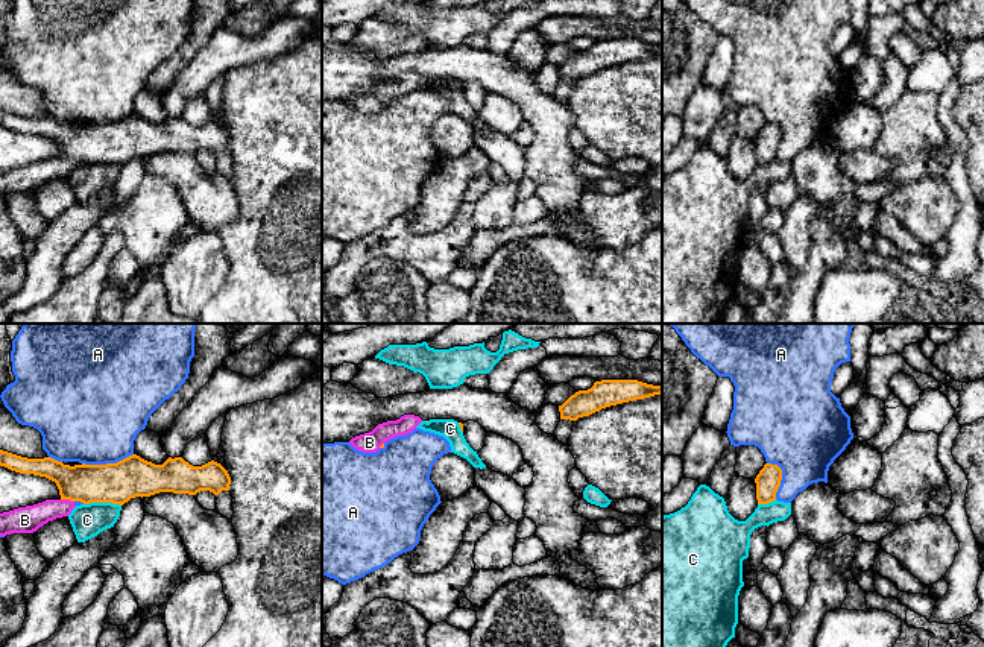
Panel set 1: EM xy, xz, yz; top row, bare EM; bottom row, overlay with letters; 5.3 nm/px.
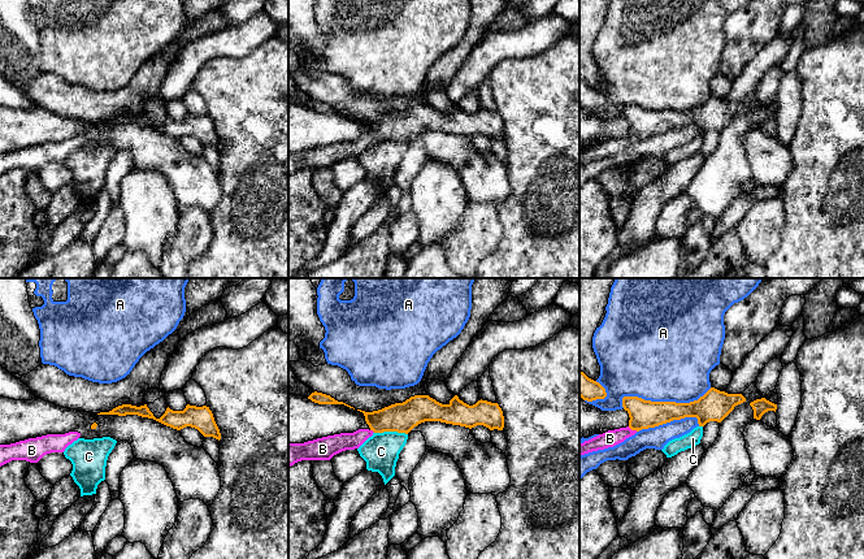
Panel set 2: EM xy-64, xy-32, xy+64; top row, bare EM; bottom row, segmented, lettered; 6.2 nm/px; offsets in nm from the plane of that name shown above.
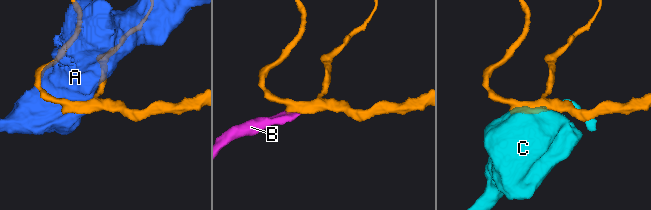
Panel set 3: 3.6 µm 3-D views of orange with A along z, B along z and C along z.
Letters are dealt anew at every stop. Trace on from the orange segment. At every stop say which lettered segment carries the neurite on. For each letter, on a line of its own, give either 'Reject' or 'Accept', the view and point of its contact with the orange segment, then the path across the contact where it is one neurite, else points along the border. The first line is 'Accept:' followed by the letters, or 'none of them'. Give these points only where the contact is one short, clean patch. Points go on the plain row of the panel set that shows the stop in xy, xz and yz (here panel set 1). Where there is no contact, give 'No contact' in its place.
Accept: B
A: Reject. Touches orange at xy (107, 123)
B: Accept. Touches orange at xy (67, 158). Path across: xy (87, 143), (82, 143), (67, 158), (58, 167), (26, 179)
C: Reject. Touches orange at xy (102, 161). Boundary: xy (84, 163), (117, 163), (120, 166)

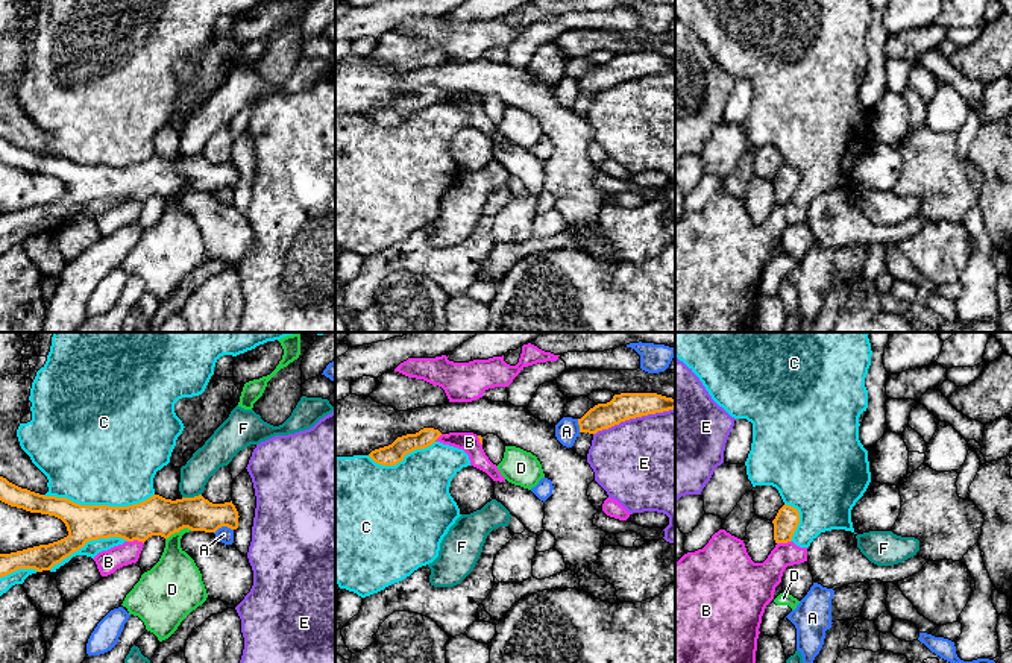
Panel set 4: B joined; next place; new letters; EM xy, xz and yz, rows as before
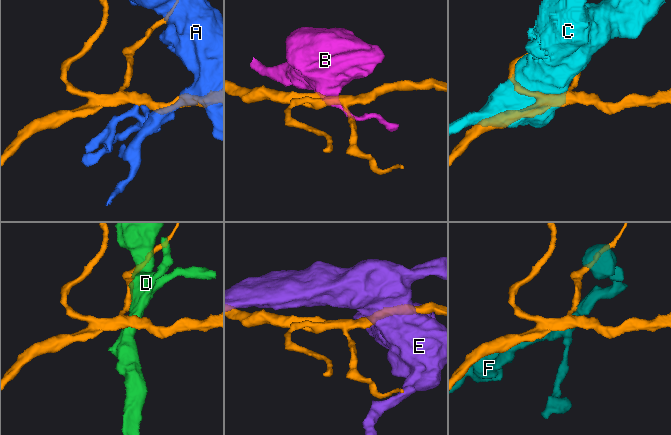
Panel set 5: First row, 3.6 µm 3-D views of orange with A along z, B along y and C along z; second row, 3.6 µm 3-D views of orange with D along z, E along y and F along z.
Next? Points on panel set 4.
Accept: none of them
A: Reject. Touches orange at xy (223, 185)
B: Reject. Touches orange at xy (135, 199). Boundary: xy (128, 201), (140, 201), (143, 204)
C: Reject. Touches orange at xy (97, 166)
D: Reject. Touches orange at xy (178, 191)
E: Reject. Touches orange at xz (633, 78)
F: Reject. Touches orange at xy (191, 158). Boundary: xy (201, 153), (182, 158)

